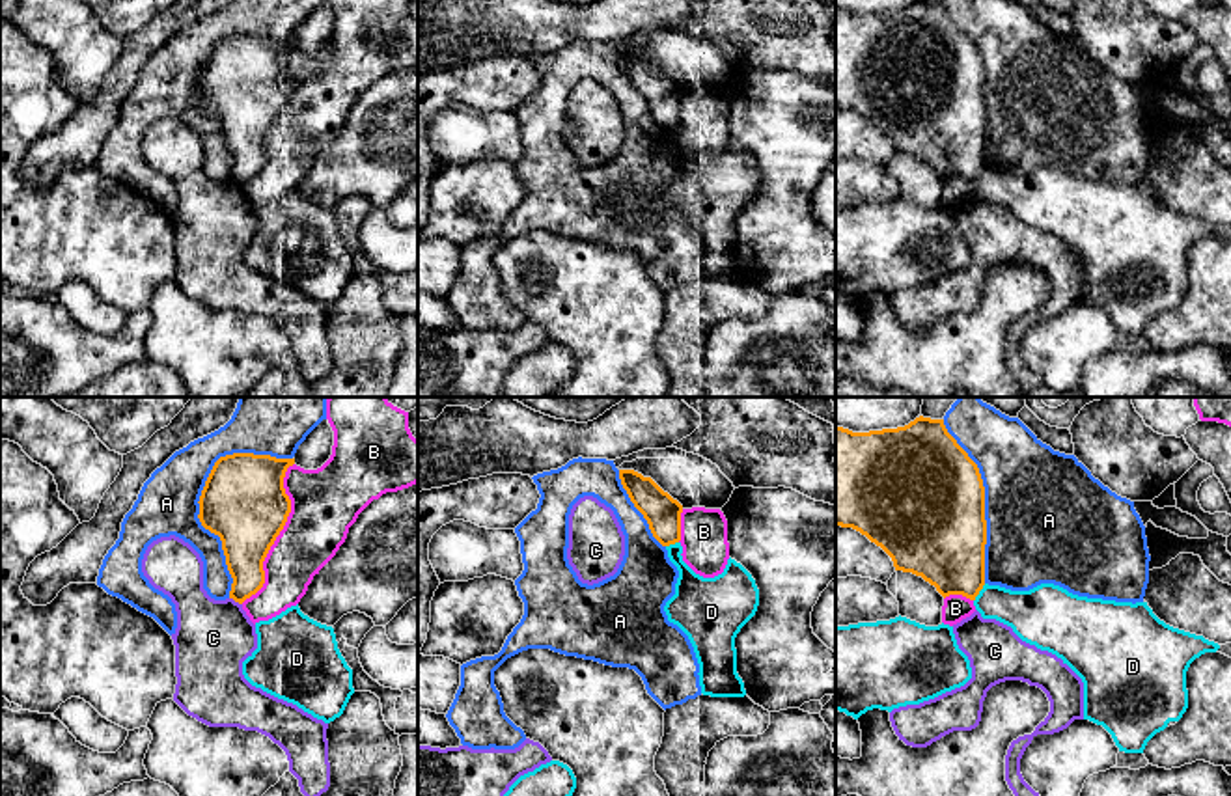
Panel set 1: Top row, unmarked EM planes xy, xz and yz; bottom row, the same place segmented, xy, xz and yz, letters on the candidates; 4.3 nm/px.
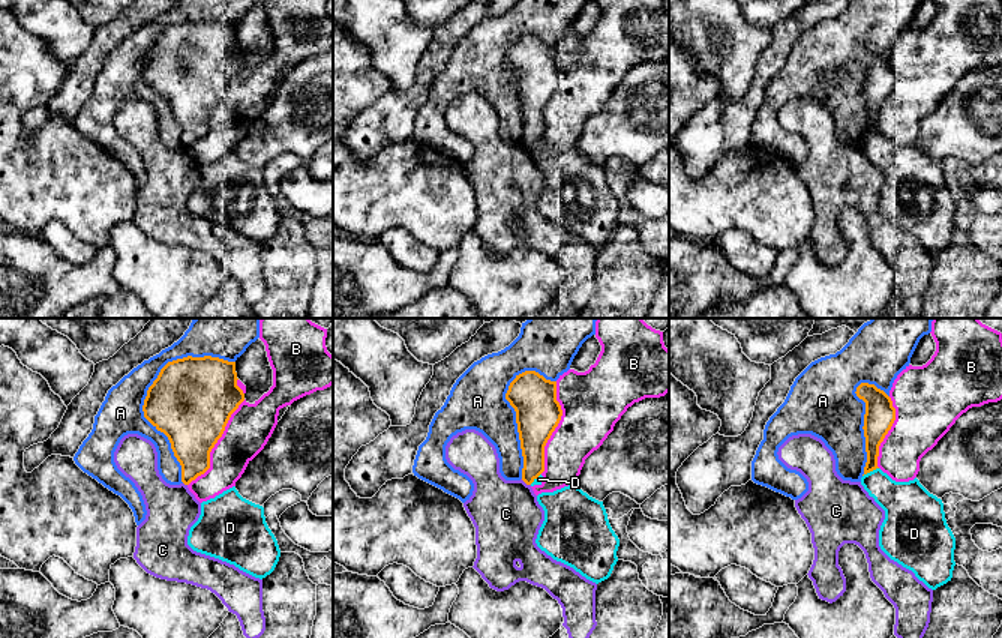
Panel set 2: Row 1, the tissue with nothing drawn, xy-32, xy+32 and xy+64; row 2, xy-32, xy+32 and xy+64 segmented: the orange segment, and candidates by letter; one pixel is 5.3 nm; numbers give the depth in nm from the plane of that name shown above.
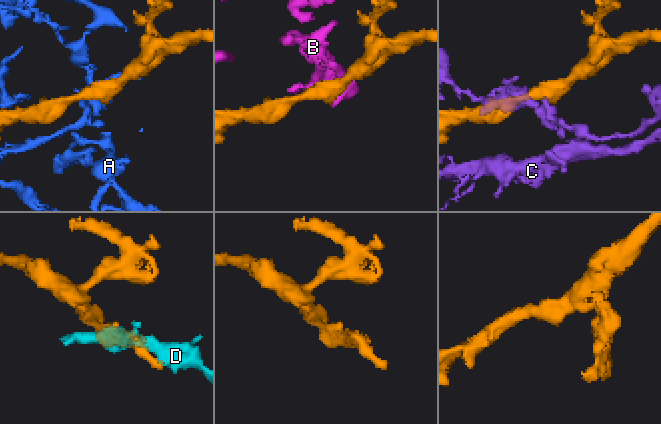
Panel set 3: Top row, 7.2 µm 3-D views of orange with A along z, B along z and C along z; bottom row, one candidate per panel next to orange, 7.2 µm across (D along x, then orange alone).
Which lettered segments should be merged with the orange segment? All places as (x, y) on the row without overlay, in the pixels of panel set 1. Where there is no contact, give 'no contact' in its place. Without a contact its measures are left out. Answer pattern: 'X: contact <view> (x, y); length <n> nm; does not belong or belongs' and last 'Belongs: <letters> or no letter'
A: contact xy (202, 77); length 650 nm; does not belong
B: contact xy (278, 116); length 650 nm; does not belong
C: contact xy (235, 183); length 70 nm; does not belong
D: contact yz (978, 176); length 90 nm; does not belong
Belongs: no letter

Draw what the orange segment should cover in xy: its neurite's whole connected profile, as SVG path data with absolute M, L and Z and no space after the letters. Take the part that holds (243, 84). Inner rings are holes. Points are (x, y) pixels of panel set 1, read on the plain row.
M226 37L201 73L198 101L222 123L233 160L229 181L239 186L265 166L263 144L291 95L284 60L293 47L295 41L270 37Z

